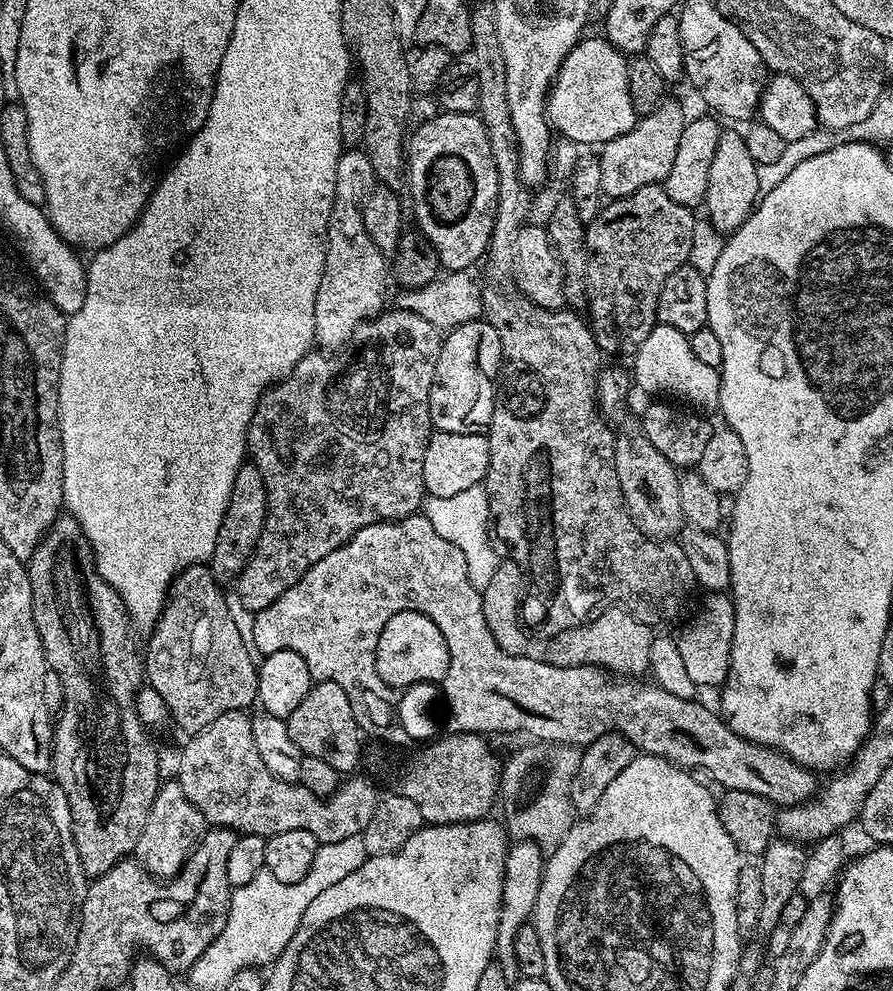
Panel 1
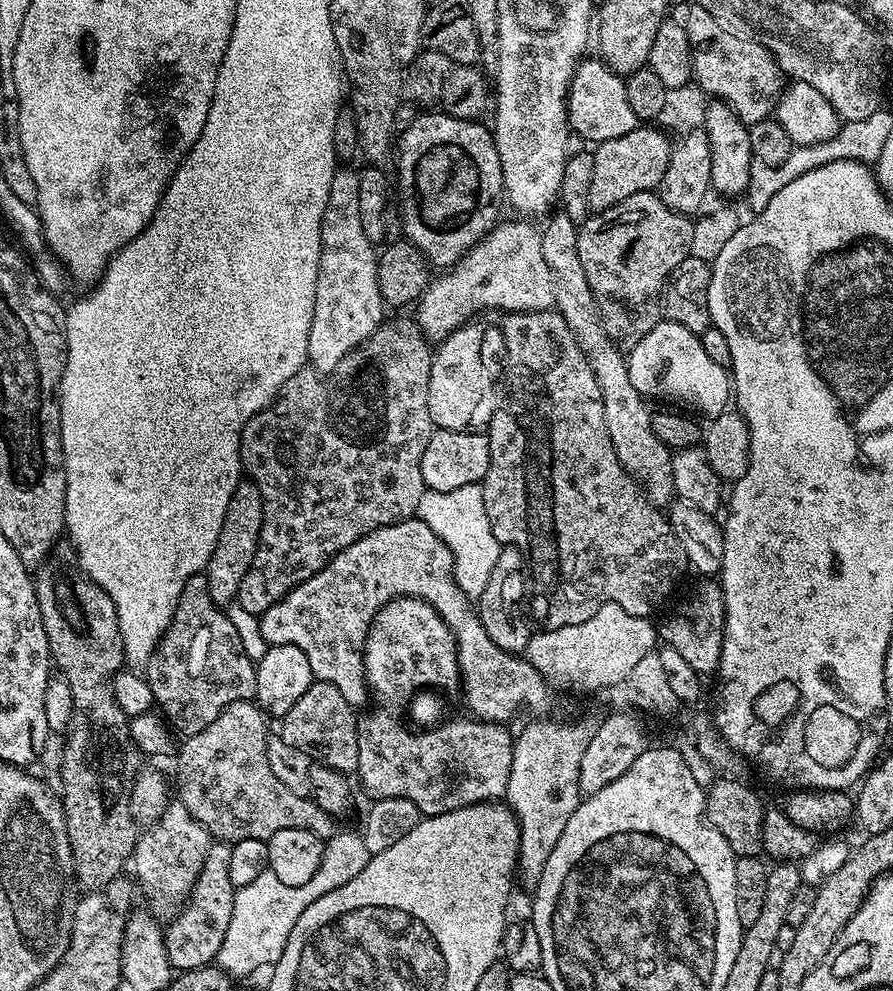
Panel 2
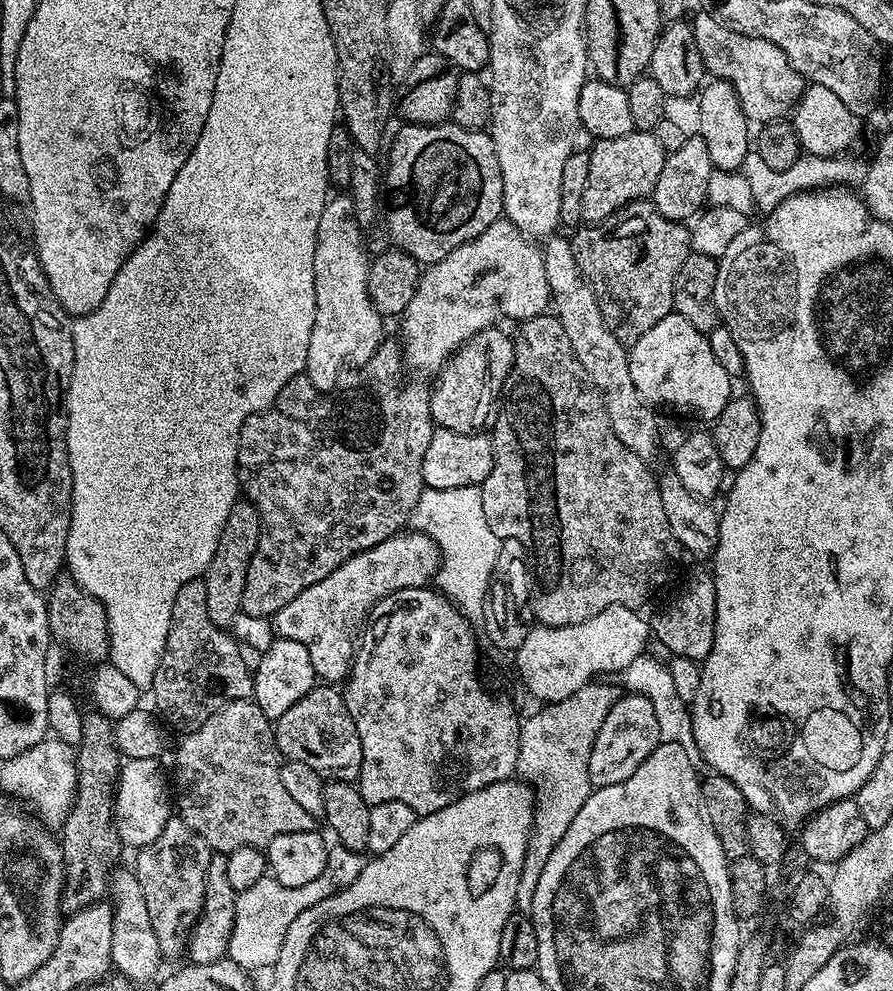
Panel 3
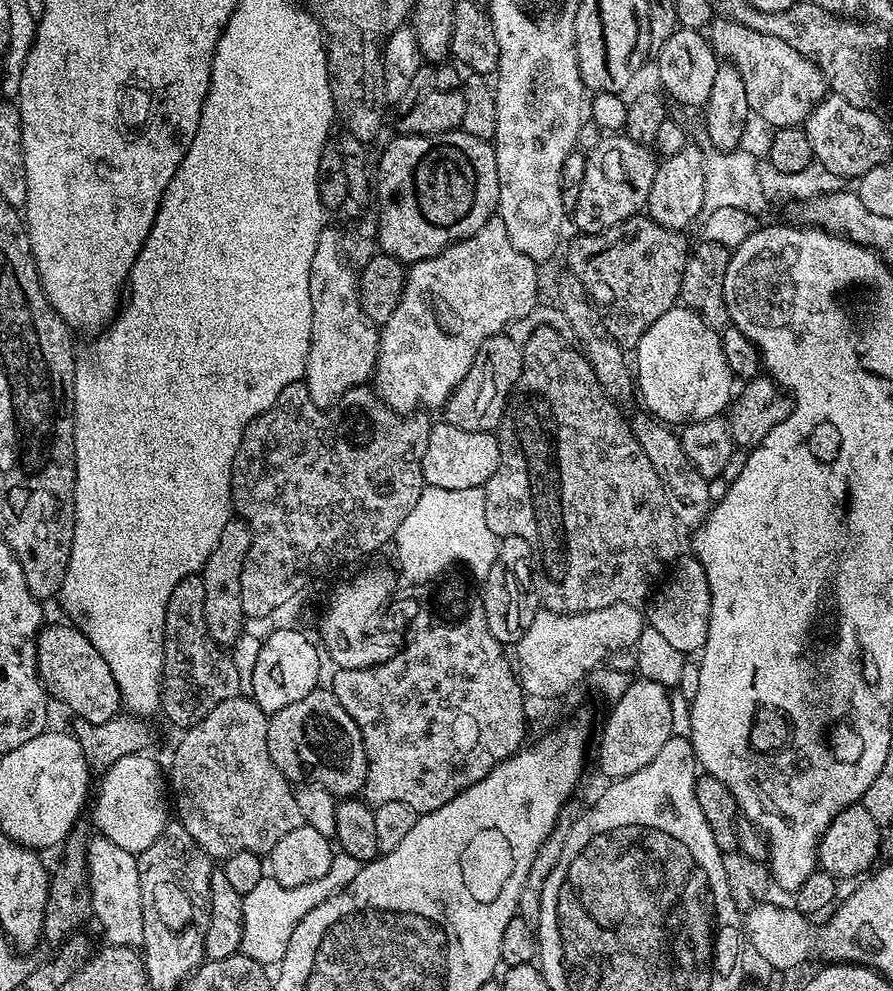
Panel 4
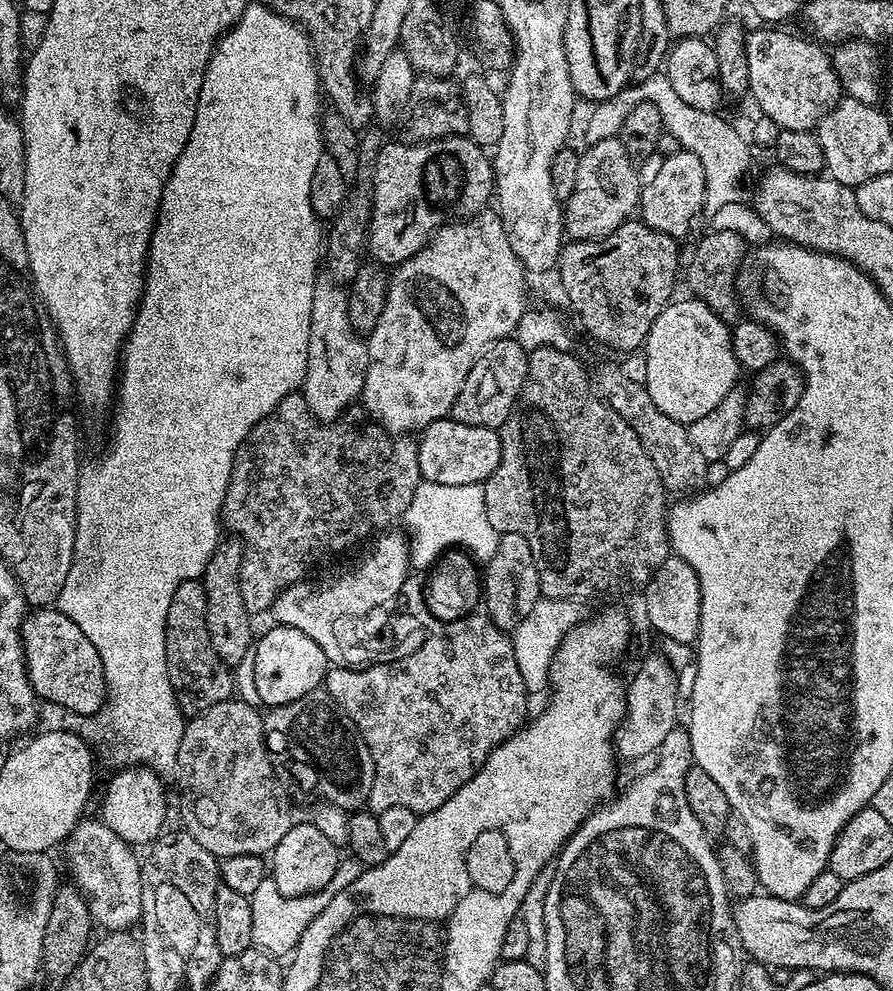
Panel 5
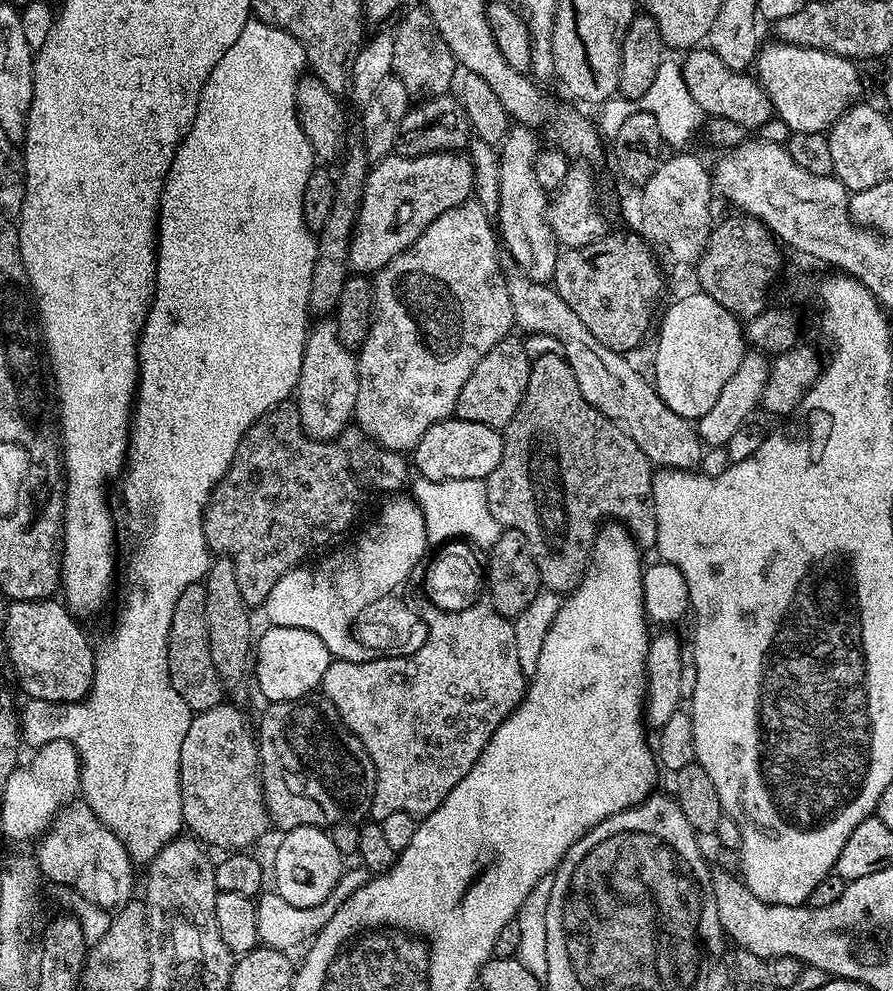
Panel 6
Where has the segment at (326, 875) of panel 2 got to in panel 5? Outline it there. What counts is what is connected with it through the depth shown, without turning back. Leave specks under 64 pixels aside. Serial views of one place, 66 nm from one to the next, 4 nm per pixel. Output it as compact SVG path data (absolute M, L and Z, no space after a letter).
M351 858L341 859L340 865L334 870L334 878L330 878L330 882L326 882L324 888L305 896L284 896L272 879L265 878L262 886L258 886L258 890L254 890L254 894L250 897L254 914L253 945L273 958L287 957L296 949L296 944L302 938L306 926L310 926L310 922L314 922L314 918L318 918L318 914L322 914L322 910L330 906L330 898L346 890L350 882L358 882L364 870L362 862Z

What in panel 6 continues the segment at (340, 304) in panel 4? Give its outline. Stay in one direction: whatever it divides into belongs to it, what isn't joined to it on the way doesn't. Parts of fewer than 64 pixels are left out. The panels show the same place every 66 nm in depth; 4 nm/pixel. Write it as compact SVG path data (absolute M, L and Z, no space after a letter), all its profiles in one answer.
M320 318L316 321L311 325L302 354L302 374L296 383L294 403L306 435L313 440L332 440L349 427L356 414L358 356L338 338L335 319Z

